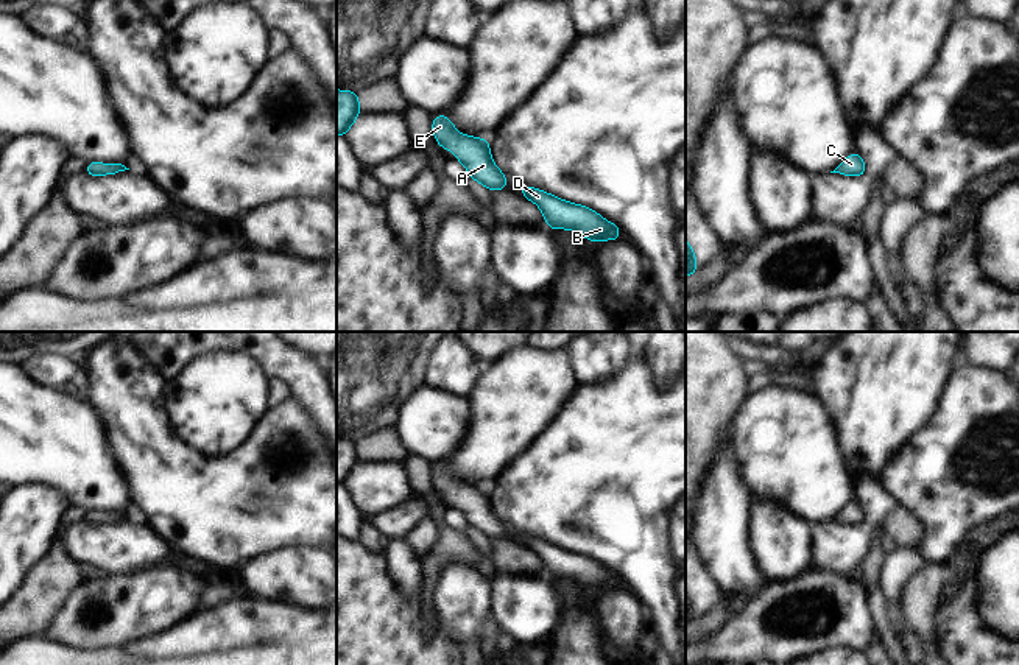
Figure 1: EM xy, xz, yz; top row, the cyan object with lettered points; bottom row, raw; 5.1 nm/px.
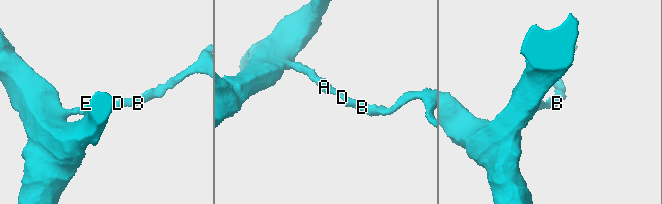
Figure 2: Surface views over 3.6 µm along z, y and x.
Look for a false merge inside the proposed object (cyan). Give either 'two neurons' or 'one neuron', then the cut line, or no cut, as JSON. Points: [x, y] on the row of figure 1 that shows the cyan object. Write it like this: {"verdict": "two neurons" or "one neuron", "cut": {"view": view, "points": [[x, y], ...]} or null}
{"verdict": "one neuron", "cut": null}

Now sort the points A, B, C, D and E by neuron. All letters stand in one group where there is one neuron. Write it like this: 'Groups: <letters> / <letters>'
Groups: A B C D E.

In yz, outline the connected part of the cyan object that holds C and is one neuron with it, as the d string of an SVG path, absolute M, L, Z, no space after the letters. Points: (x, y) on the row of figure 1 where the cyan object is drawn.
M859 153L849 154L840 167L830 173L846 174L846 176L865 176L865 162Z

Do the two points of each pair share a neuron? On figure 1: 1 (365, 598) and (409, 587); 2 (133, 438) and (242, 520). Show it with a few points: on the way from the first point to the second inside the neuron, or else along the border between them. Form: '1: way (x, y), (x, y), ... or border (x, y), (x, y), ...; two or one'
1: border (385, 555), (396, 587), (416, 605); two
2: way (159, 464), (201, 506), (215, 510); one

